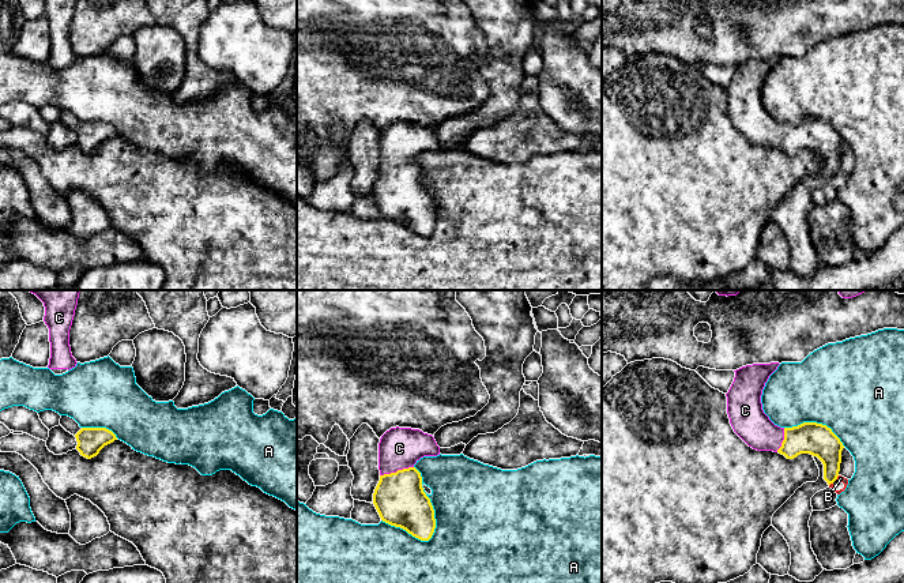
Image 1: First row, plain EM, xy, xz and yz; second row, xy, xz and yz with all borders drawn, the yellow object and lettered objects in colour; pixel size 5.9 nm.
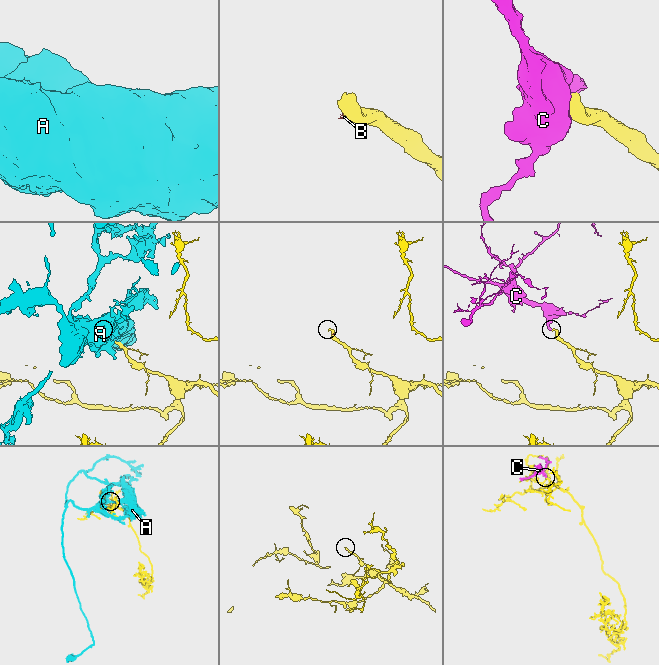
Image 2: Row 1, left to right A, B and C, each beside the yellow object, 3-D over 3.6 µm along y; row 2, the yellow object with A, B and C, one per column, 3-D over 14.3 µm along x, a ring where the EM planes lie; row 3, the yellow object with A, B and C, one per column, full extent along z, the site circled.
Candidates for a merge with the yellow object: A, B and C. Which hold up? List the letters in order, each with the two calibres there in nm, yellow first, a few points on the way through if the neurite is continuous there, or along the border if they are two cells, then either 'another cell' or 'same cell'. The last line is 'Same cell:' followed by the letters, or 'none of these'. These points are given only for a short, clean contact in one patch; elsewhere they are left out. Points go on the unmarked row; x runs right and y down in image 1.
A: 300/500 nm | another cell
B: 190/40 nm | along yz (839, 170), (836, 173) | another cell
C: 300/240 nm | across xz (399, 194), (398, 165), (399, 143) | same cell
Same cell: C

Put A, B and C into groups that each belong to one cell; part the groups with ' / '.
A / B / C

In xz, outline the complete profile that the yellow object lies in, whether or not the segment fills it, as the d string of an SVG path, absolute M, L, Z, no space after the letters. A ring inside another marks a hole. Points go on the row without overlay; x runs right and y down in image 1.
M391 123L378 138L380 176L373 199L383 217L429 236L436 223L434 204L414 159L423 151L440 150L432 129L411 123Z

